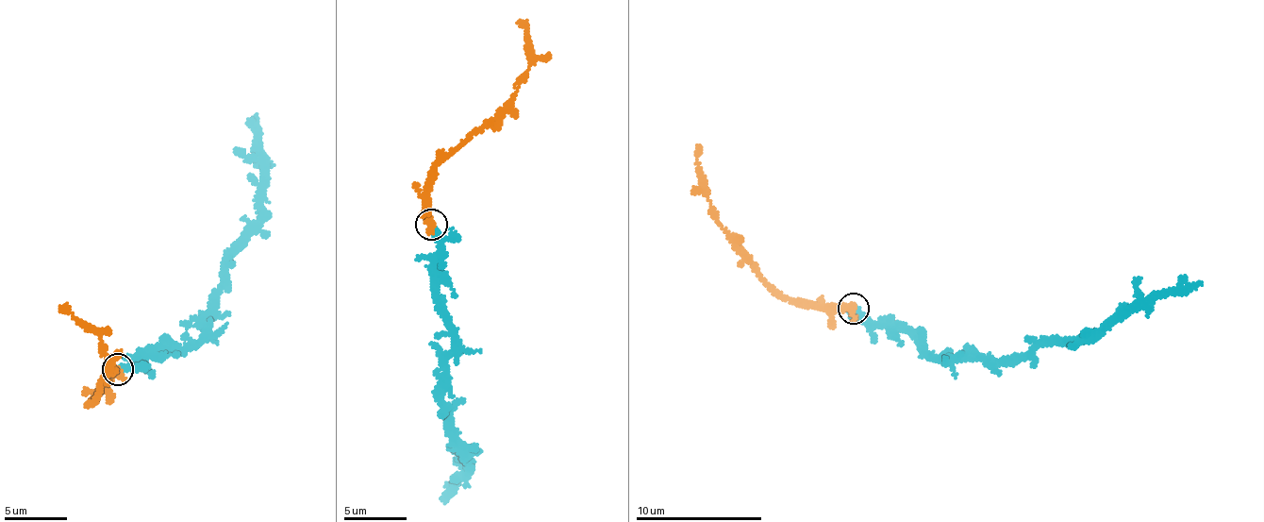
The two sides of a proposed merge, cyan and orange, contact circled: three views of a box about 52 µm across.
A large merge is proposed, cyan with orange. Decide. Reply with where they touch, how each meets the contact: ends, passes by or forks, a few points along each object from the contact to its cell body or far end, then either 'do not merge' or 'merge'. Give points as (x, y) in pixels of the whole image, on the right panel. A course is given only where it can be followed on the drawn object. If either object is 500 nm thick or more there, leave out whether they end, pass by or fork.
at (854, 308); cyan runs (854, 310), (914, 331), (939, 359), (995, 363), (1039, 345), (1079, 345), (1160, 295), (1202, 282); orange runs (854, 310), (798, 301), (773, 291), (716, 219), (696, 159), (700, 145); merge

